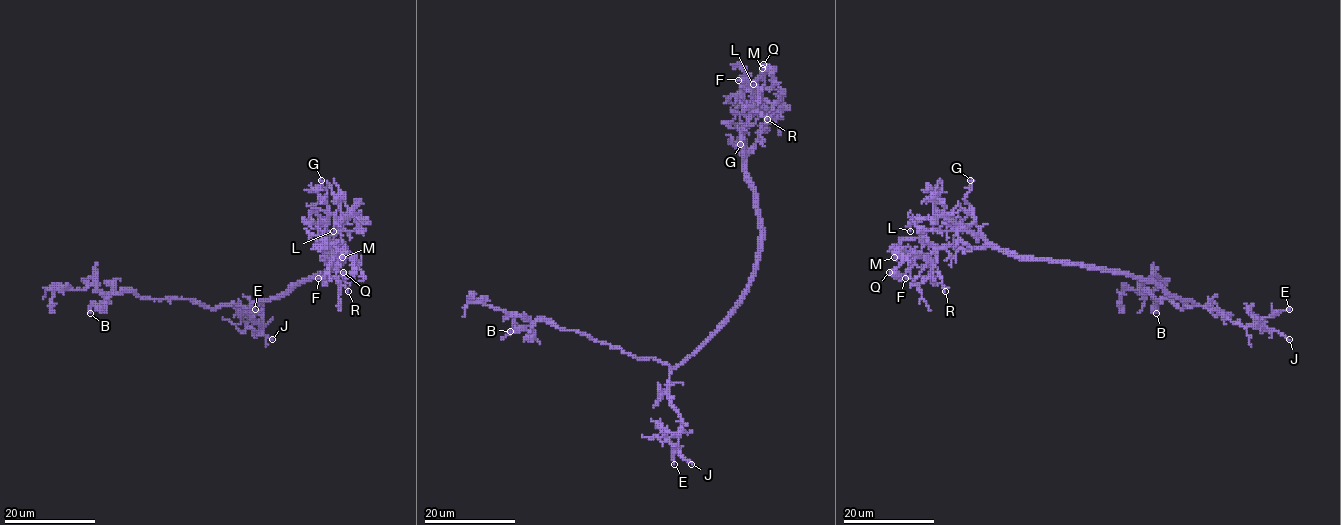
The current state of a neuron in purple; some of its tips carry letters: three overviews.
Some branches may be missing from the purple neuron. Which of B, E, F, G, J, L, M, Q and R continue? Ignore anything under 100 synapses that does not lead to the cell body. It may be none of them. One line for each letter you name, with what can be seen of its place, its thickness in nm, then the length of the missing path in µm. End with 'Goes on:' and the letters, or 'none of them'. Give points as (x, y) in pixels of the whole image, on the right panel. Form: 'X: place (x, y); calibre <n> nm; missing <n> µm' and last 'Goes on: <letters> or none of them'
J: place (1289, 339); calibre 160 nm; missing 40 µm
Goes on: J

